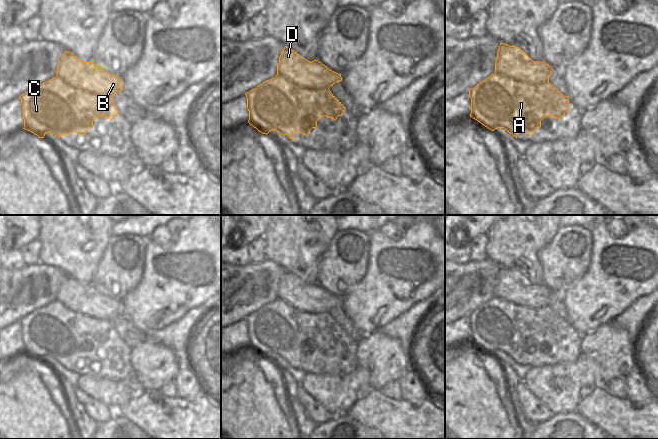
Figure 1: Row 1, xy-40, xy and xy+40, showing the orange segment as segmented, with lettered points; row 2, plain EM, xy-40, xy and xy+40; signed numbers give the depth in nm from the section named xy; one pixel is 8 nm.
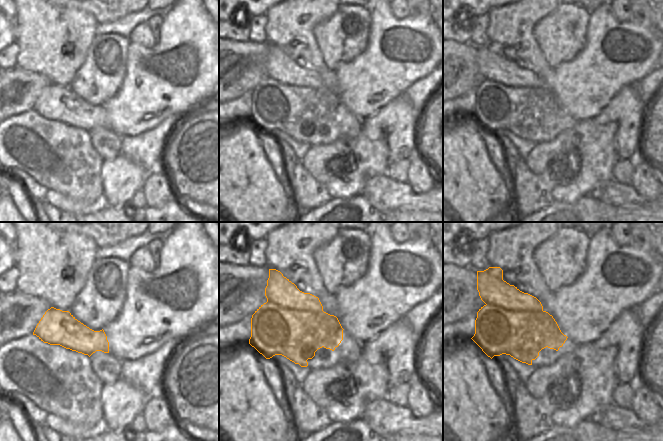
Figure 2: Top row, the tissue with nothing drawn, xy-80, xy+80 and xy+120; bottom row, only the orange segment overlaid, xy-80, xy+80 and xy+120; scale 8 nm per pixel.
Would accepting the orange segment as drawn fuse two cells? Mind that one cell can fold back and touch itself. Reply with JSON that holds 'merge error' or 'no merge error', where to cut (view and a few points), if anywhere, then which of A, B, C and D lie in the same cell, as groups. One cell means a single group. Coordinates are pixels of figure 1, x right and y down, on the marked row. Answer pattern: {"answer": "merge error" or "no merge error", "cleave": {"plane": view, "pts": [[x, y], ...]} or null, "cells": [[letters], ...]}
{"answer": "no merge error", "cleave": null, "cells": [["A", "B", "C", "D"]]}

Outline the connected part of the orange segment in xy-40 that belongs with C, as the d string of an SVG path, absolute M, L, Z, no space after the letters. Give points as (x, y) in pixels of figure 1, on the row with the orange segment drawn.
M65 51L59 61L56 77L34 86L19 98L23 105L24 128L39 138L50 132L58 138L72 132L82 136L93 121L102 116L110 120L118 115L118 109L111 98L123 90L121 78L102 70L94 62L82 62L74 54Z

